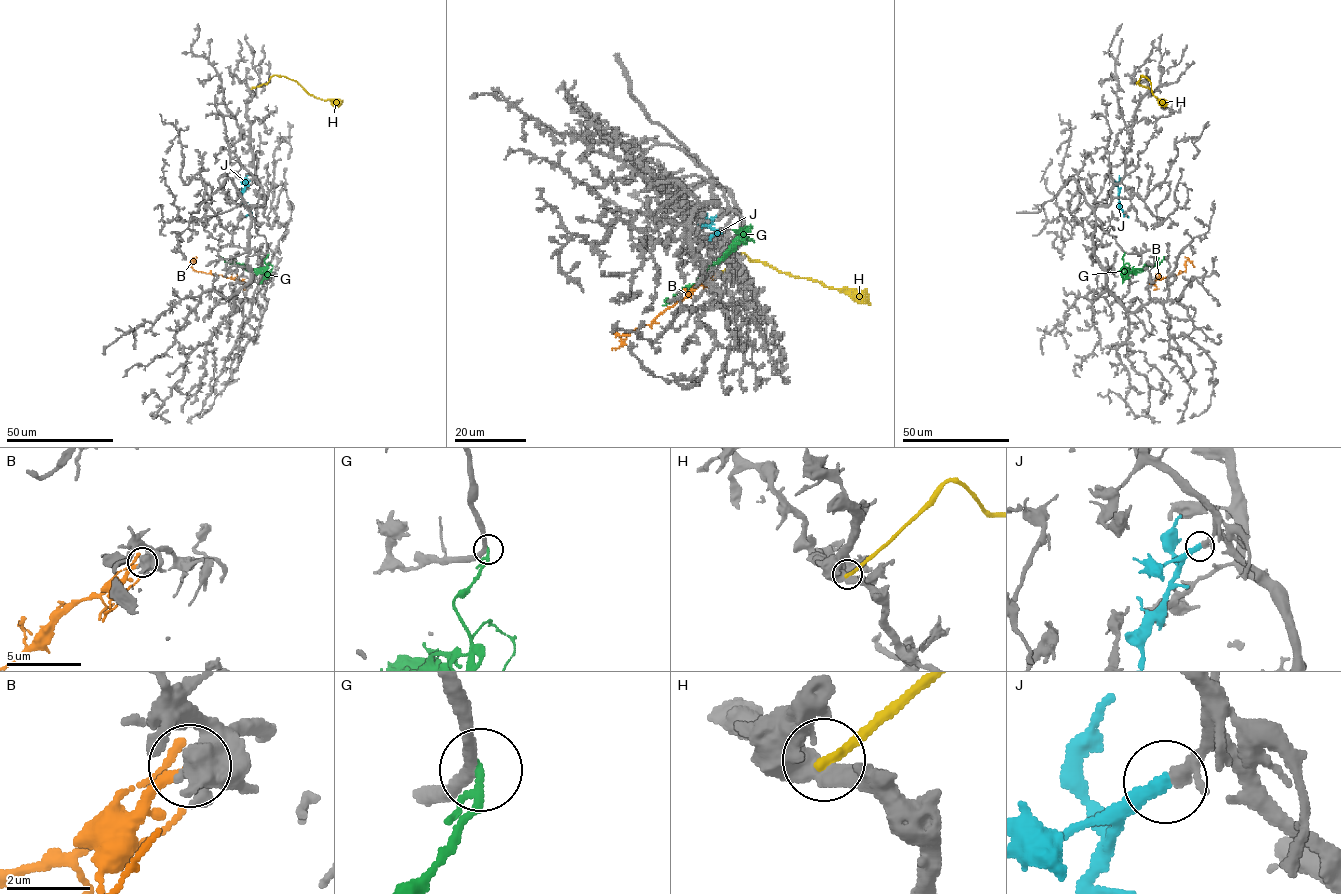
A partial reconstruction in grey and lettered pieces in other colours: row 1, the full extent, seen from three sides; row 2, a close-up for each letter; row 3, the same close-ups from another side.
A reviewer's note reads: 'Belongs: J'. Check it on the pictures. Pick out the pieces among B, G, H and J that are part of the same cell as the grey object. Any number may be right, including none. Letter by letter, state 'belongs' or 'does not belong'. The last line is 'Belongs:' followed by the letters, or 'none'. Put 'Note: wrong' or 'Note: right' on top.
Note: right
B: does not belong
G: does not belong
H: does not belong
J: belongs
Belongs: J

